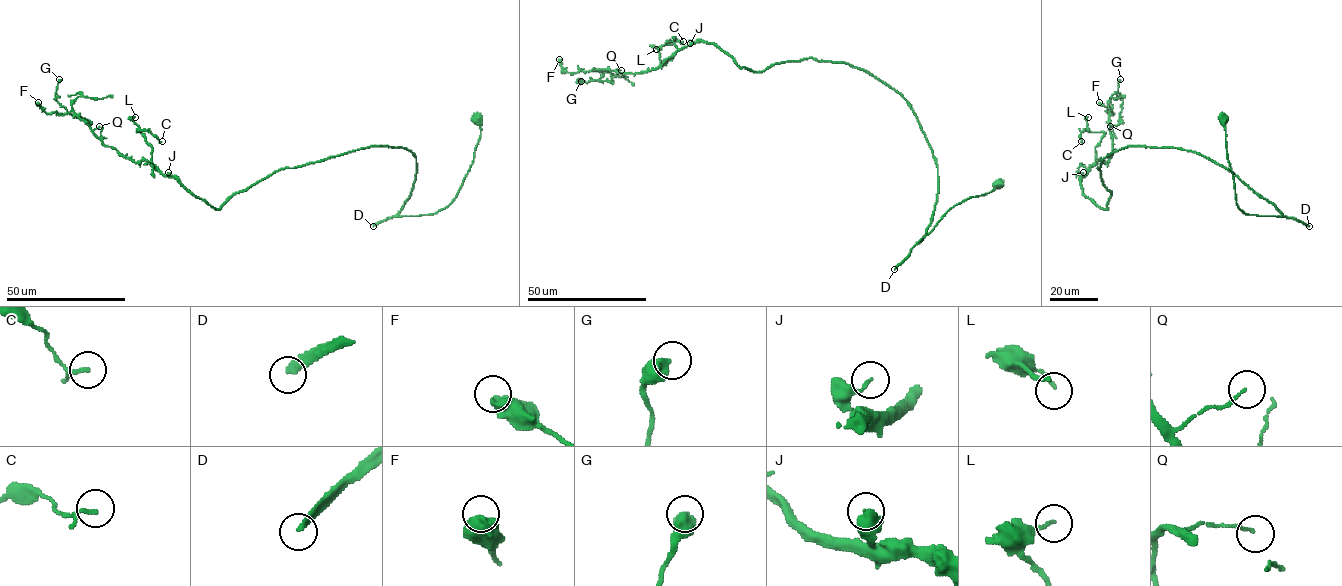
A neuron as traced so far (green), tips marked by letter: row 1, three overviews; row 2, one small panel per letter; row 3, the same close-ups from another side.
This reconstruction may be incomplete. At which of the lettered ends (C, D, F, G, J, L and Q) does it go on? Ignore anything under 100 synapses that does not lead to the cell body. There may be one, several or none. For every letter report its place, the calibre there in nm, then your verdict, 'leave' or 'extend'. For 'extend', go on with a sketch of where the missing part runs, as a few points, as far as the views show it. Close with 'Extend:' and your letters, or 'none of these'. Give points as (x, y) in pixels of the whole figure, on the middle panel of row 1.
C: (683, 41) | 120 nm | leave
D: (894, 269) | 280 nm | extend | (894, 269), (854, 299), (832, 292), (821, 280)
F: (559, 59) | 650 nm | leave
G: (581, 81) | 550 nm | leave
J: (690, 43) | 160 nm | leave
L: (656, 49) | 110 nm | leave
Q: (621, 70) | 100 nm | leave
Extend: D

